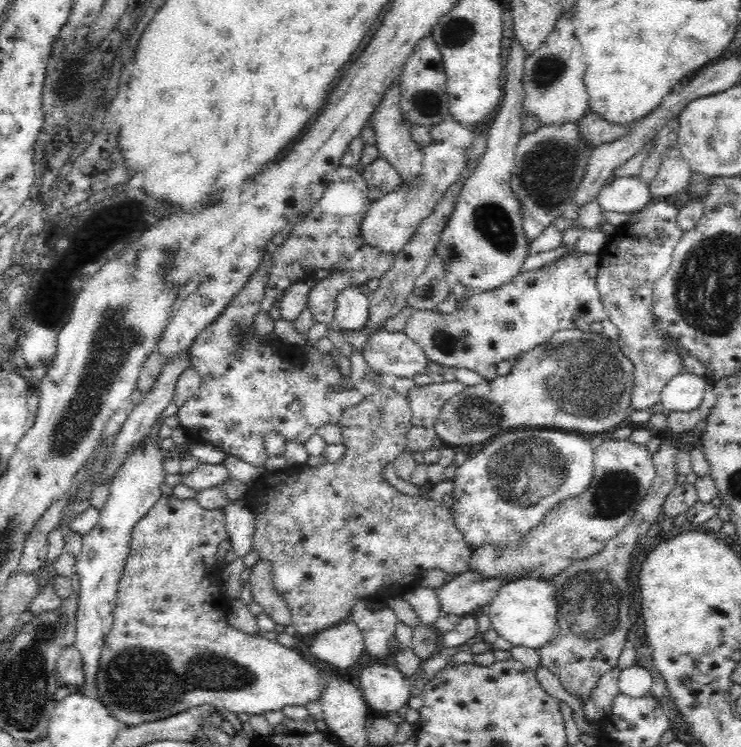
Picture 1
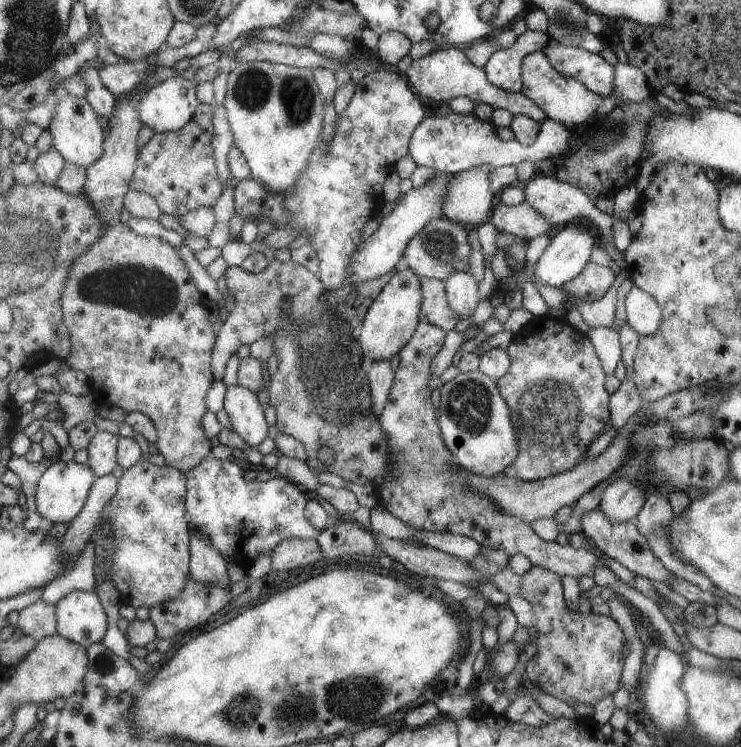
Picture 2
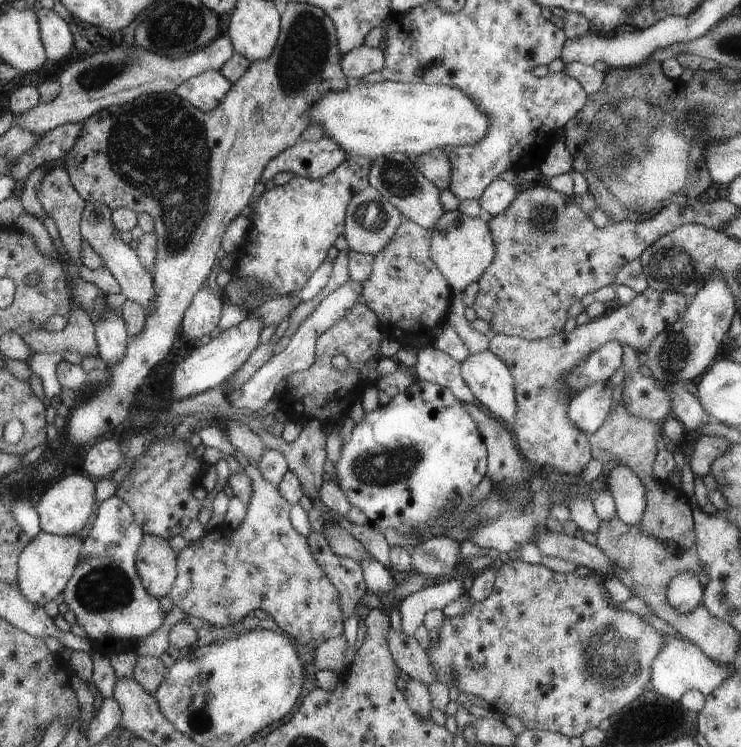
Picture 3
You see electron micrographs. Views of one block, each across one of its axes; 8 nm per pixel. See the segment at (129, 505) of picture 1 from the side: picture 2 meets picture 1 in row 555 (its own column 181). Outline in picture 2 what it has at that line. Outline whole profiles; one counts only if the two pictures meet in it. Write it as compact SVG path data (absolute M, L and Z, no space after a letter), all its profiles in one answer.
M174 77L149 89L137 105L140 123L154 133L183 128L199 107L195 86L194 81Z

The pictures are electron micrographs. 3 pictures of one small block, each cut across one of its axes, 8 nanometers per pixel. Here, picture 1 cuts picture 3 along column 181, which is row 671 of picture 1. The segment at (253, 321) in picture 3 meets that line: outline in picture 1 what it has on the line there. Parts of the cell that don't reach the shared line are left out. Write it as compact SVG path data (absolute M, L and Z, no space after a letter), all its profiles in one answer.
M368 665L362 670L358 681L362 696L373 714L399 712L398 709L412 696L410 679L392 665Z

